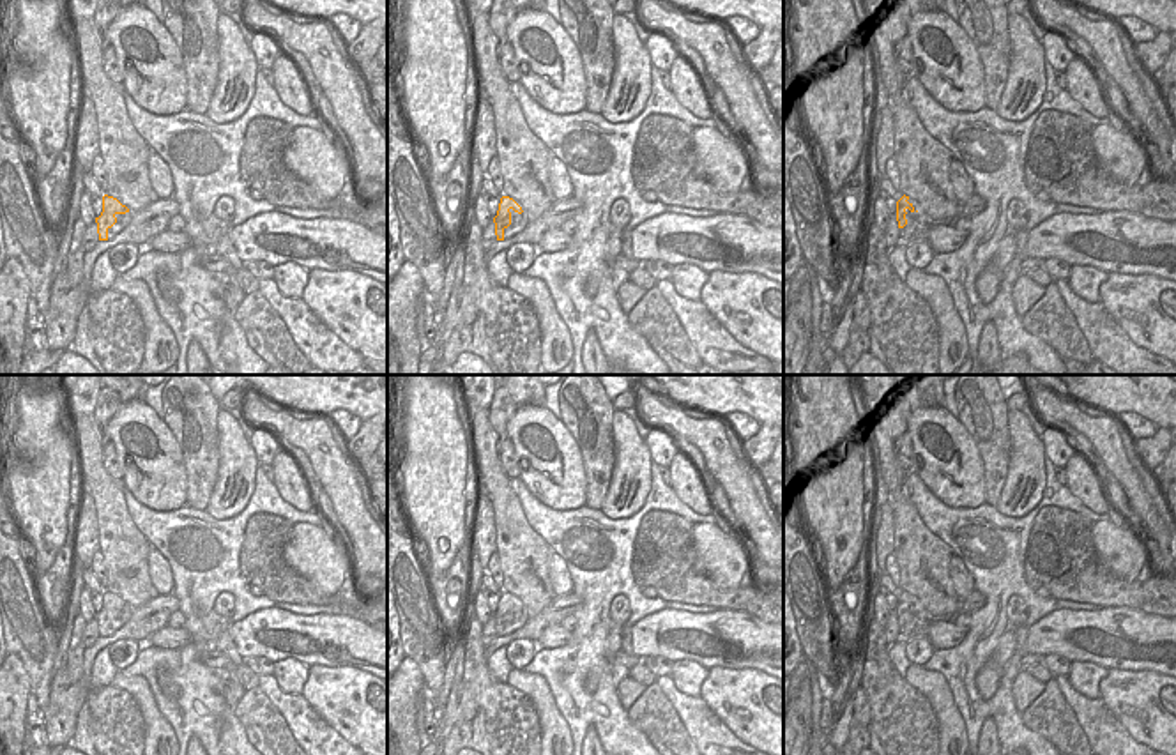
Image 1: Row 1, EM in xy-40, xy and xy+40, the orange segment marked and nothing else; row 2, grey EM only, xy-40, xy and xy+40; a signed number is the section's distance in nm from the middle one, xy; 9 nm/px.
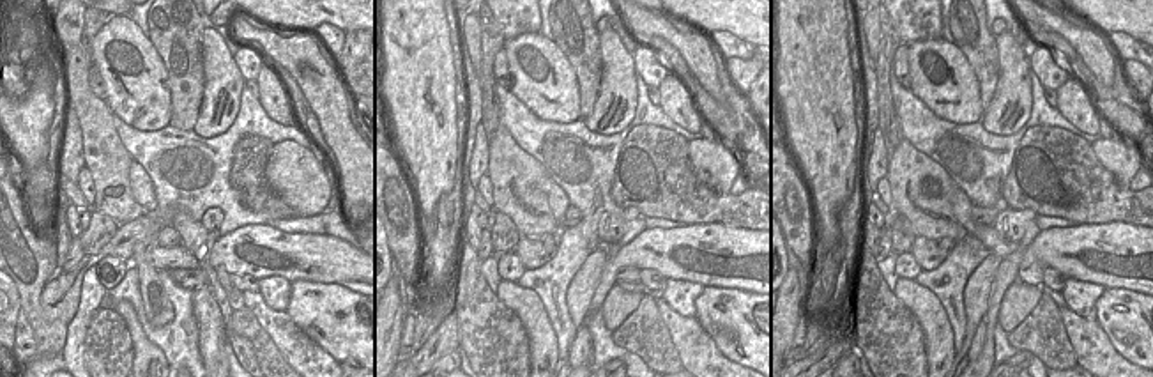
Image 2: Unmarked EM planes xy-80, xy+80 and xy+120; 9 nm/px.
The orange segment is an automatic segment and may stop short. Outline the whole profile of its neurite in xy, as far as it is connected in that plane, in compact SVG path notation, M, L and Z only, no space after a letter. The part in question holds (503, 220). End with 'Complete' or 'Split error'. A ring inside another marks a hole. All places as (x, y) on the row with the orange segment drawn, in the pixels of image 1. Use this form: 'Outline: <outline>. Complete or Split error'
Outline: M502 196L497 216L493 217L497 240L504 240L504 230L511 225L511 209L518 214L523 212L513 198Z. Complete

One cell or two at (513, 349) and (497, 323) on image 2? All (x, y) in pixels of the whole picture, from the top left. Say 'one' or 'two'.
one

